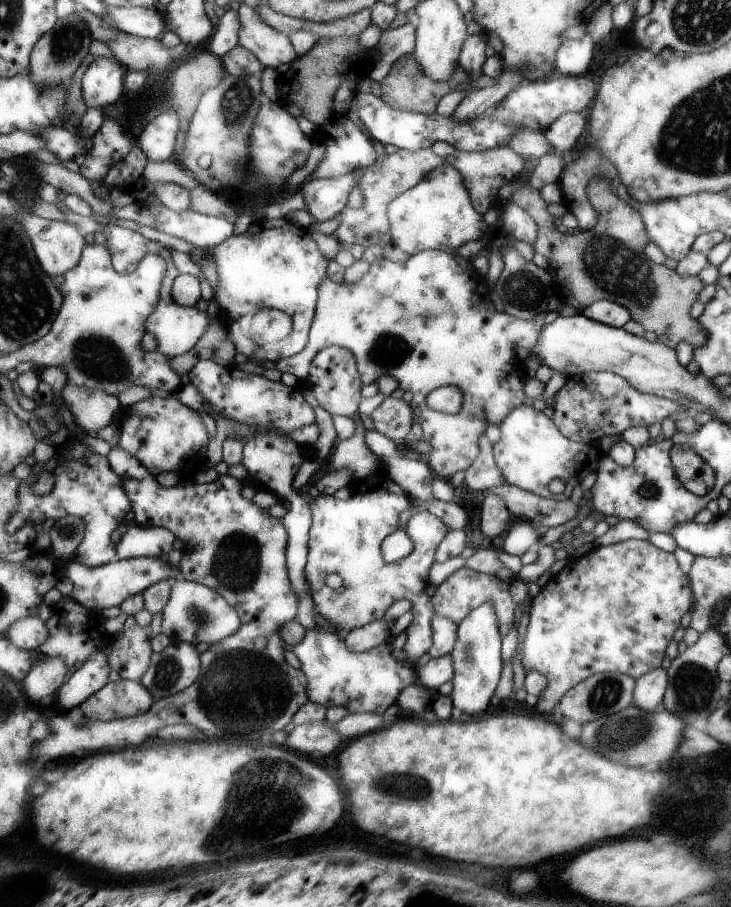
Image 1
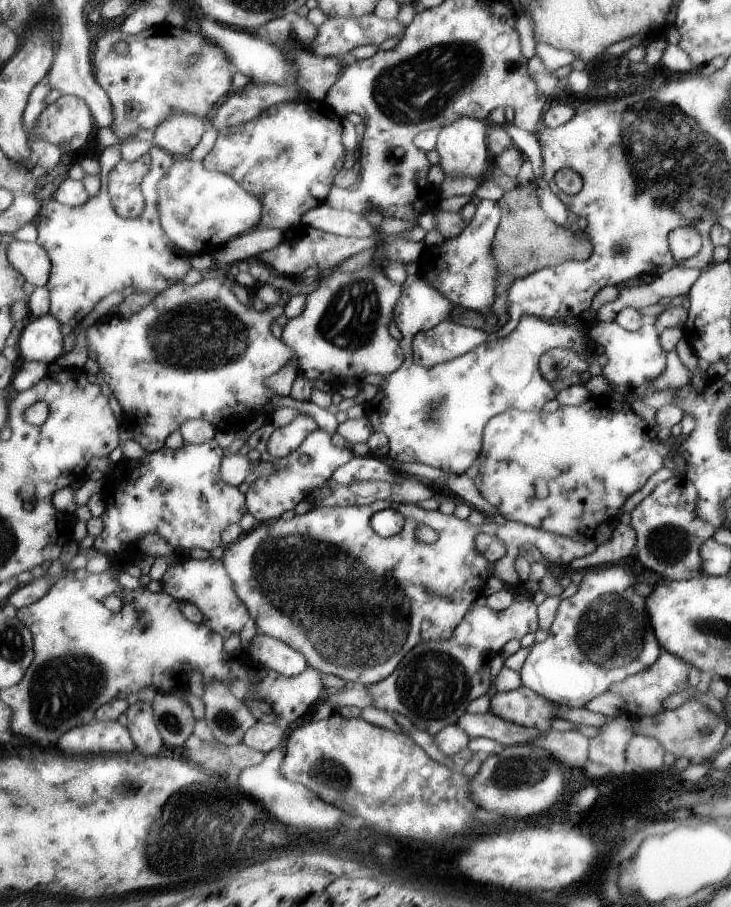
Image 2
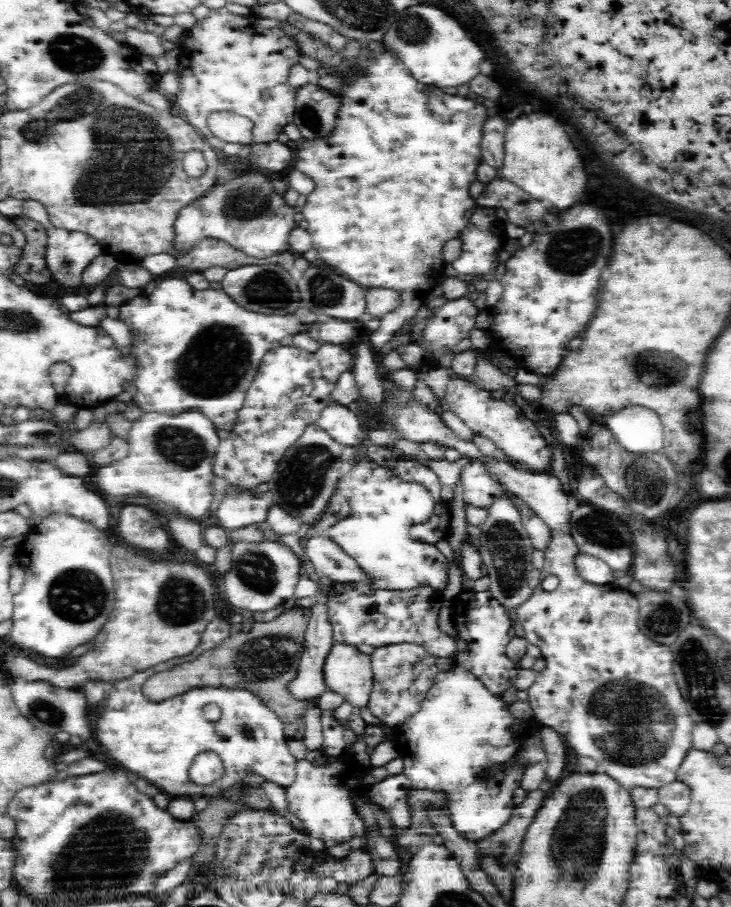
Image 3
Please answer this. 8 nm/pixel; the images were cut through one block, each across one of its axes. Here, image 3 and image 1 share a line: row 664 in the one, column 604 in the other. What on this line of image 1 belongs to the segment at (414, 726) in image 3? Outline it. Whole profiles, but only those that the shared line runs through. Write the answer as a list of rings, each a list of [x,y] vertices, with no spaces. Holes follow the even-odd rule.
[[[521,406],[517,410],[513,408],[509,418],[505,418],[505,422],[501,426],[503,426],[503,438],[501,438],[501,442],[495,444],[497,466],[503,470],[509,484],[535,492],[547,500],[549,498],[553,498],[553,500],[569,498],[569,492],[577,484],[581,484],[581,480],[587,474],[595,474],[599,470],[599,462],[605,458],[605,454],[599,450],[597,442],[591,442],[591,444],[573,442],[559,430],[559,426],[553,418],[547,418],[543,412],[539,412],[531,406]],[[555,478],[565,480],[567,488],[563,494],[553,494],[549,490],[549,484]]]

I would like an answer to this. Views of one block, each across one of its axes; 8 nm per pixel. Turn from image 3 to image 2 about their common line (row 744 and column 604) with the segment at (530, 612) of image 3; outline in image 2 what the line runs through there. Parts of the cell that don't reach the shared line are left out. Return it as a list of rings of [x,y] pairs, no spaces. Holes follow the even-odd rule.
[[[617,564],[587,570],[577,592],[561,602],[557,620],[549,630],[549,638],[543,644],[535,644],[531,656],[527,658],[527,664],[521,672],[523,686],[559,706],[585,708],[589,706],[589,702],[593,702],[593,698],[605,694],[615,682],[623,682],[625,678],[633,678],[633,674],[649,670],[657,662],[657,658],[661,658],[663,650],[653,632],[653,624],[645,608],[647,604],[633,592],[631,584],[633,576]]]

